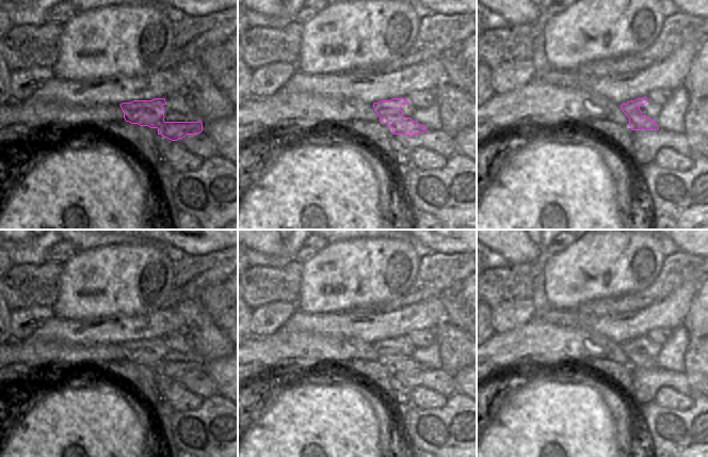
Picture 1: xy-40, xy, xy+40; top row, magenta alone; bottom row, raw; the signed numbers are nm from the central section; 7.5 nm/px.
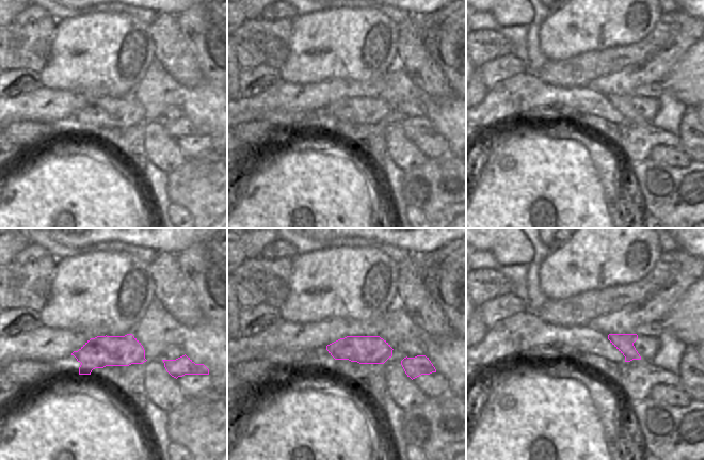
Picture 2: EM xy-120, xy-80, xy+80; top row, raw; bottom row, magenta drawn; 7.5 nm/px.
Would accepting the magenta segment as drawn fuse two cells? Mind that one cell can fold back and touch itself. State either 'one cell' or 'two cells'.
two cells

